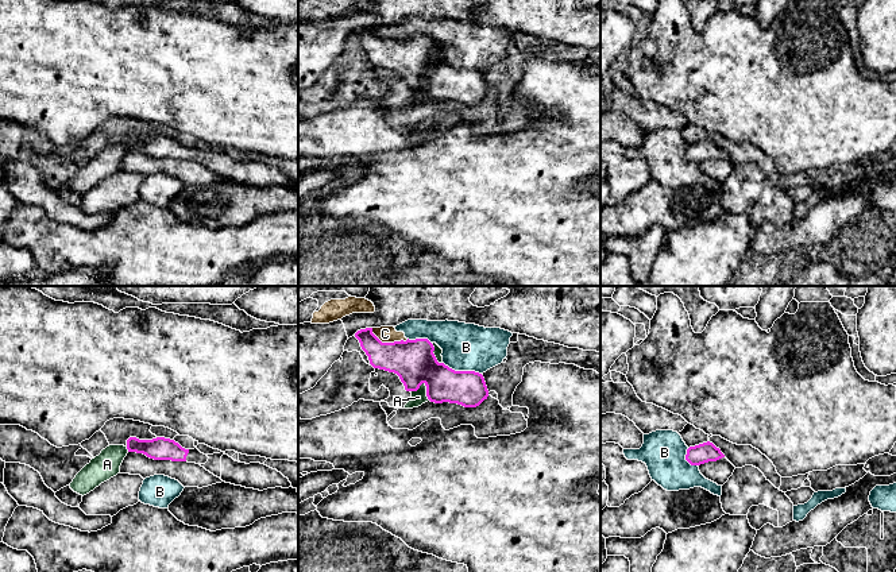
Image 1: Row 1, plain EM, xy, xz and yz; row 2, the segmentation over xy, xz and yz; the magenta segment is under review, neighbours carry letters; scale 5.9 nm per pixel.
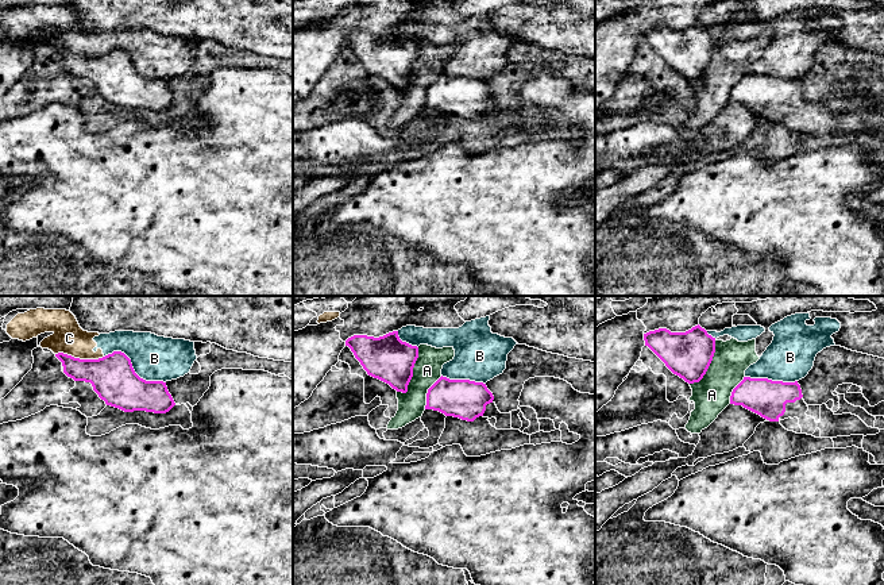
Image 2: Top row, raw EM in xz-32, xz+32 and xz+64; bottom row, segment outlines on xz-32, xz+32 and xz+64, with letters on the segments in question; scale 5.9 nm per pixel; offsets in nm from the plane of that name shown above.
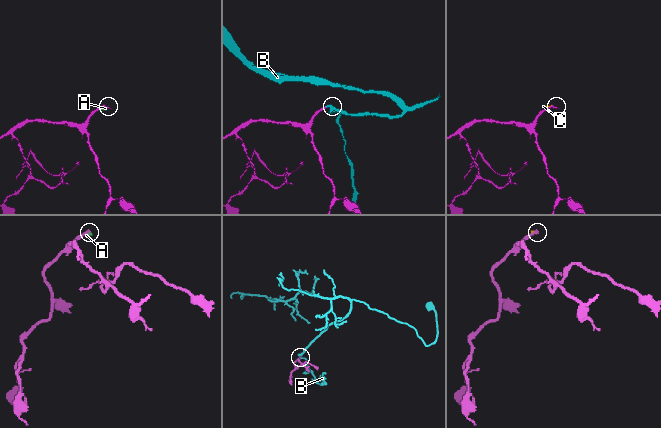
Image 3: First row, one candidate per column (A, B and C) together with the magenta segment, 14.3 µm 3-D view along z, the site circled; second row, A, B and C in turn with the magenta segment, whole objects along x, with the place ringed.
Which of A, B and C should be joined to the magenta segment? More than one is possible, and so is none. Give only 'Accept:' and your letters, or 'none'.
Accept: none

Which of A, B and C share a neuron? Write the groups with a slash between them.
A / B C

